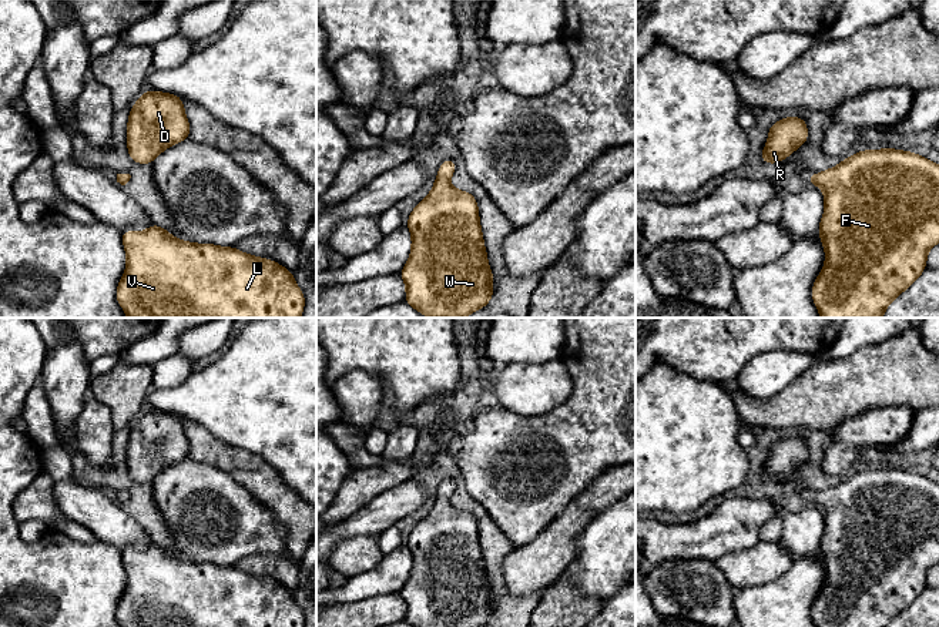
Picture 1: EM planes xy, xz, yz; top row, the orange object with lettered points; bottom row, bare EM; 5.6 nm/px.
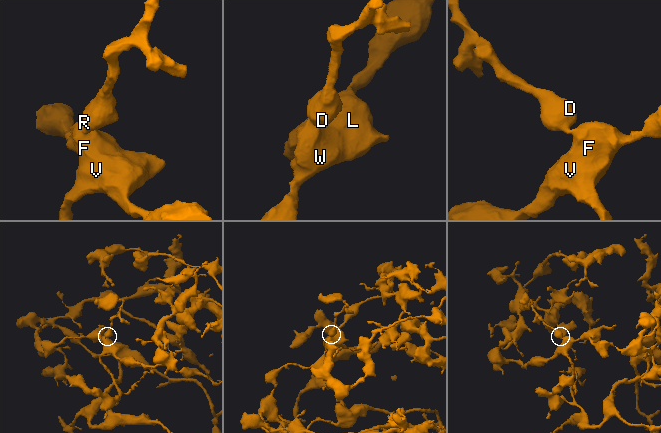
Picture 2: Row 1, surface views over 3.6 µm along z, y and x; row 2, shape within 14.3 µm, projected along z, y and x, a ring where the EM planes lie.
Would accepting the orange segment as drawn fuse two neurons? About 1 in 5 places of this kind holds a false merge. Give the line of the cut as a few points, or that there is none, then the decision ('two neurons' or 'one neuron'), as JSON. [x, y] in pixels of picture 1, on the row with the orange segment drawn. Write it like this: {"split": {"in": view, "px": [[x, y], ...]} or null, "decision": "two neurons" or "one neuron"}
{"split": null, "decision": "one neuron"}

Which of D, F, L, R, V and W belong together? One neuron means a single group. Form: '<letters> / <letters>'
D F L R V W

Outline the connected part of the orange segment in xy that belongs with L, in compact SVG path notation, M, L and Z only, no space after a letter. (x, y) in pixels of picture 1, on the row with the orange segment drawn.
M155 222L145 231L121 232L127 252L127 268L115 298L128 318L299 318L305 296L294 279L294 272L272 259L244 254L235 247L192 244L174 238Z

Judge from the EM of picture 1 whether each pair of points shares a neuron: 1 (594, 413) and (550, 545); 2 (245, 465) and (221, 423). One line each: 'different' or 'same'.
1: different
2: different

